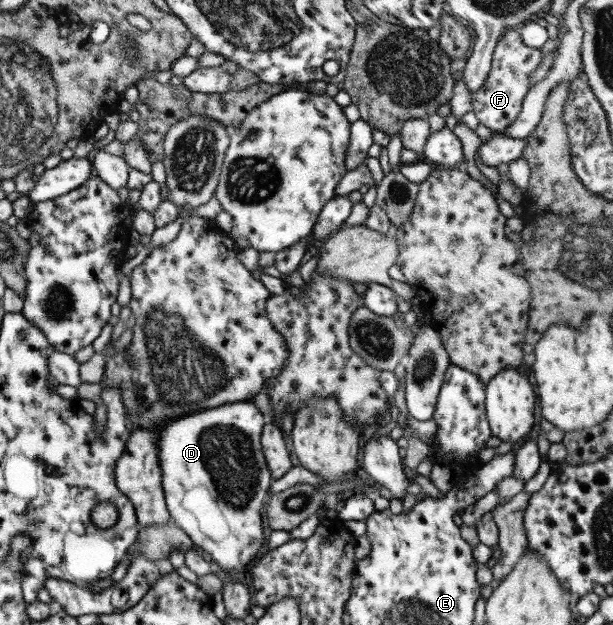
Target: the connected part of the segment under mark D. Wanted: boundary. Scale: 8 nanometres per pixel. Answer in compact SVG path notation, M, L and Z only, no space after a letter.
M243 400L193 411L156 428L170 518L225 571L249 570L266 549L261 508L273 480L260 438L267 422L251 400Z

